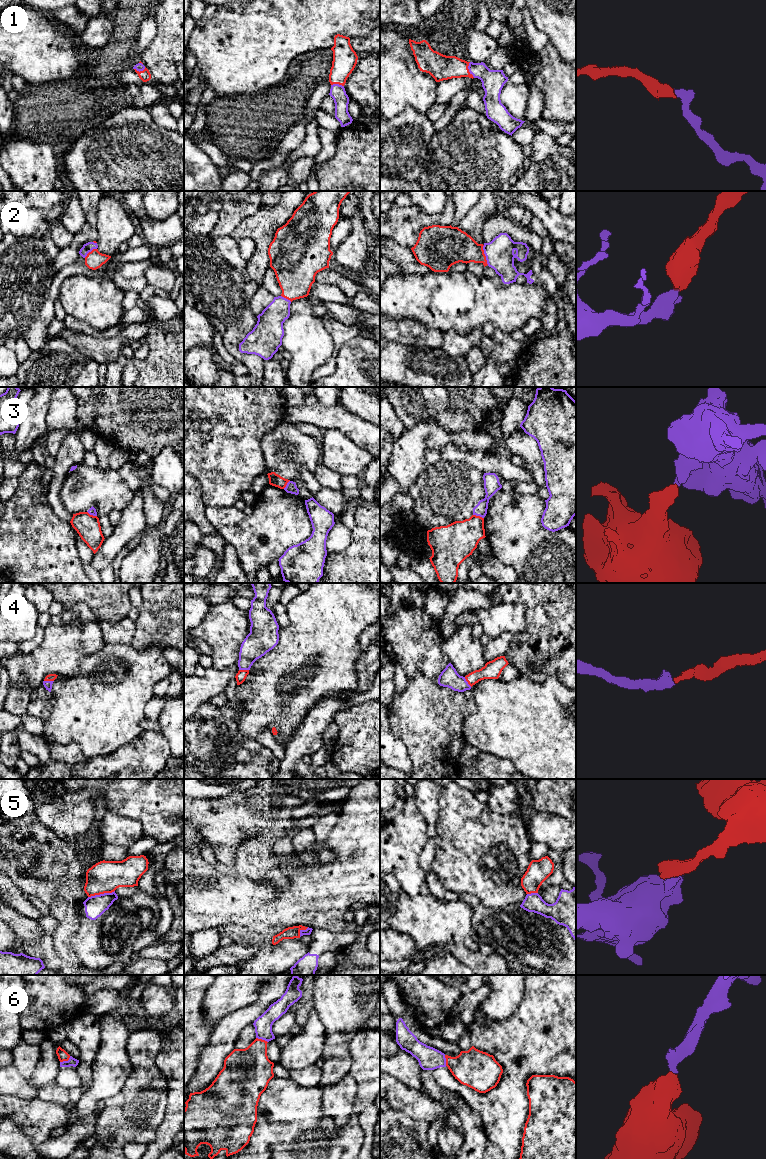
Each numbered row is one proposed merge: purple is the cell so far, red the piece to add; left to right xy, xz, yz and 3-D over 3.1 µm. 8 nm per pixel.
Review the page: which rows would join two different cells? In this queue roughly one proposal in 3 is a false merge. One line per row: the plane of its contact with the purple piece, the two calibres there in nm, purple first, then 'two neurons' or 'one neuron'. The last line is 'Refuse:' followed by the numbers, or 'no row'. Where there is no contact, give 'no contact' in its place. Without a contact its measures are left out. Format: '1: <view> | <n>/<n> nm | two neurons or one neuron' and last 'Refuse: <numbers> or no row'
1: yz | 180/200 nm | one neuron
2: yz | 220/260 nm | one neuron
3: yz | 110/300 nm | two neurons
4: xy | 60/60 nm | one neuron
5: xy | 170/260 nm | two neurons
6: xy | 70/80 nm | one neuron
Refuse: 3, 5

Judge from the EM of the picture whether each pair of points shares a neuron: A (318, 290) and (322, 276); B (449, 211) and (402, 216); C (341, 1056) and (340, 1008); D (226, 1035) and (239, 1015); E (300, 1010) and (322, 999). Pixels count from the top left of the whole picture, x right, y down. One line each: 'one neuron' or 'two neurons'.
A: two neurons
B: one neuron
C: one neuron
D: one neuron
E: two neurons

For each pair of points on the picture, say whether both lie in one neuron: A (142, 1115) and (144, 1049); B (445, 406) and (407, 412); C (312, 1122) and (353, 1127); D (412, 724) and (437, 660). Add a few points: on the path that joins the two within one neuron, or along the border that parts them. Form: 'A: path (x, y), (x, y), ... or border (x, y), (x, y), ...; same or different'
A: path (144, 1099), (144, 1065); same
B: path (436, 406), (416, 406); same
C: path (322, 1127), (326, 1127), (336, 1138), (343, 1137); same
D: border (438, 674), (425, 677), (416, 673), (408, 679); different

